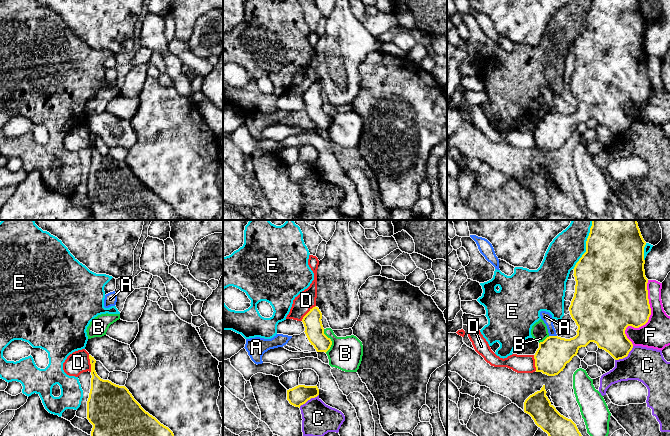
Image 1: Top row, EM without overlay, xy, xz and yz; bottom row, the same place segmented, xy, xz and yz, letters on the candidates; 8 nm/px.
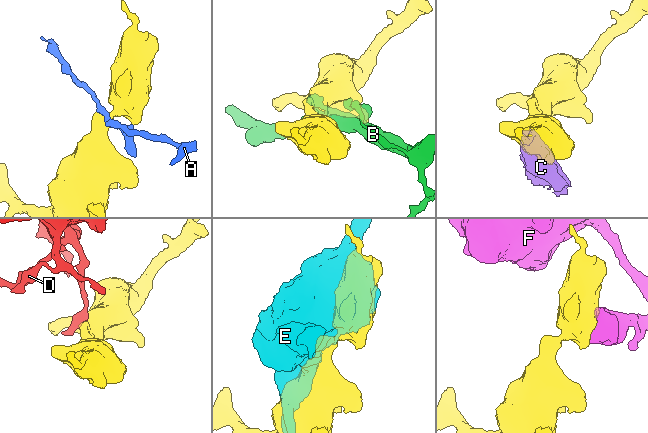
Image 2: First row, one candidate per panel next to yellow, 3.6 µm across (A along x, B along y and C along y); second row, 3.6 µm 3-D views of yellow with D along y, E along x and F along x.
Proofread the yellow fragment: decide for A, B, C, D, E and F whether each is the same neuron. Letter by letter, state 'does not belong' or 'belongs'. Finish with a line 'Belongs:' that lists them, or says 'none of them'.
A: does not belong
B: does not belong
C: does not belong
D: does not belong
E: does not belong
F: does not belong
Belongs: none of them

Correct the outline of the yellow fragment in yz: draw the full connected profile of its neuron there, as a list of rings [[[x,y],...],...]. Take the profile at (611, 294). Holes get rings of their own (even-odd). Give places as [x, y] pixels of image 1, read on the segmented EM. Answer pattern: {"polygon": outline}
{"polygon": [[[592,220],[586,241],[586,252],[573,269],[576,285],[569,311],[578,326],[577,335],[570,339],[549,336],[540,342],[534,355],[536,372],[542,372],[548,376],[558,375],[577,355],[578,350],[586,347],[590,342],[596,343],[598,348],[608,352],[615,360],[628,356],[633,344],[625,334],[626,328],[628,326],[639,328],[645,325],[651,315],[647,290],[648,279],[644,270],[645,245],[646,242],[641,235],[637,220]]]}

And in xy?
{"polygon": [[[89,355],[91,389],[87,401],[87,419],[93,425],[91,436],[174,436],[173,432],[146,412],[125,386],[101,379],[95,371],[96,360]]]}

